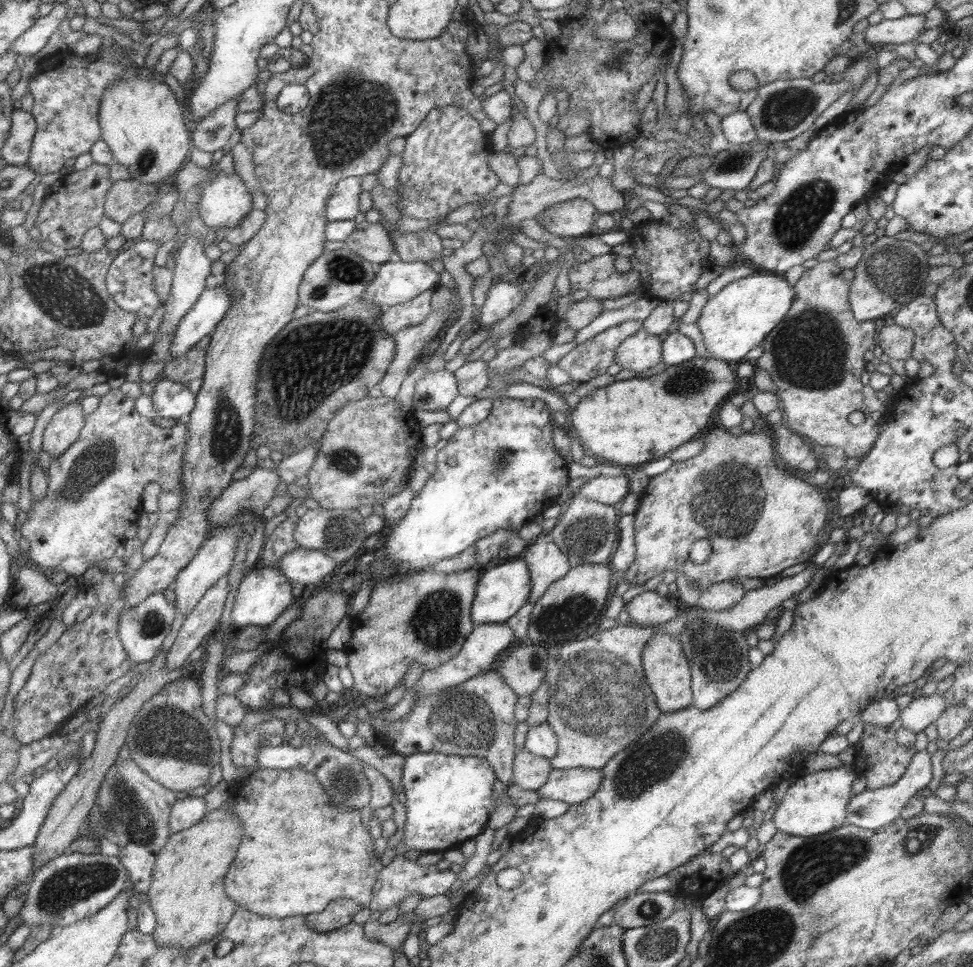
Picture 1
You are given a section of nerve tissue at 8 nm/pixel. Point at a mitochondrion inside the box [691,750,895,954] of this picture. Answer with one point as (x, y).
(865, 810)

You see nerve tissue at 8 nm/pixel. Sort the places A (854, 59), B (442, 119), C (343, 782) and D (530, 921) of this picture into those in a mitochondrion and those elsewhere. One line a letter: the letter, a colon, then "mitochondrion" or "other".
A: other
B: other
C: mitochondrion
D: other

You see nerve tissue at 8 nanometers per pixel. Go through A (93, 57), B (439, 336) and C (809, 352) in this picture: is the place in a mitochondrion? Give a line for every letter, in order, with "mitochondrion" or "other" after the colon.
A: other
B: other
C: mitochondrion

